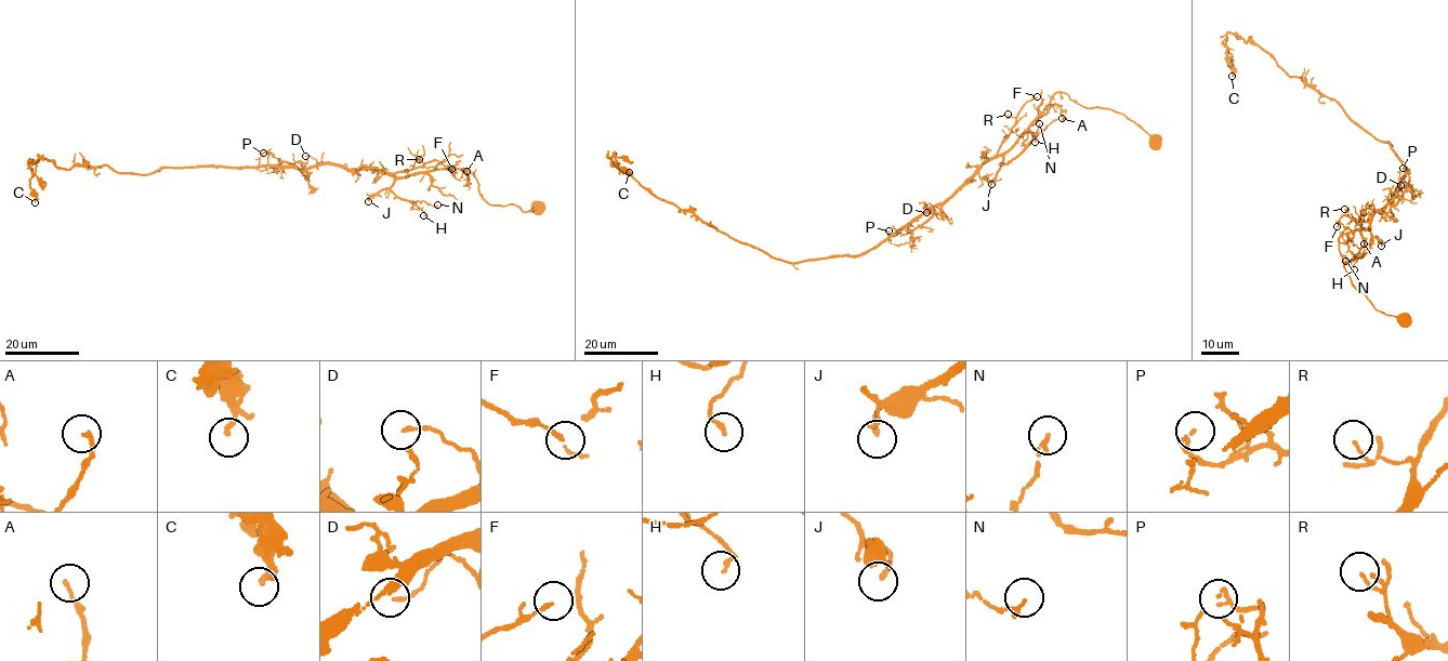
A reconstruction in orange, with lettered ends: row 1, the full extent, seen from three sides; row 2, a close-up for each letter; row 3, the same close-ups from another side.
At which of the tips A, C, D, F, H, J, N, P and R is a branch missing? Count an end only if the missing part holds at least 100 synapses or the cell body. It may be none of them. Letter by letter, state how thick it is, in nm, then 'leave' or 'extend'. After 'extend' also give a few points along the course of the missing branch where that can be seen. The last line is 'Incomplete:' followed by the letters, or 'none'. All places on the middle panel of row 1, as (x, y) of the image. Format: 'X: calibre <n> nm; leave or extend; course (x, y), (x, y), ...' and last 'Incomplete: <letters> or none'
A: calibre 130 nm; leave
C: calibre 130 nm; leave
D: calibre 130 nm; leave
F: calibre 130 nm; leave
H: calibre 130 nm; leave
J: calibre 150 nm; leave
N: calibre 160 nm; leave
P: calibre 110 nm; leave
R: calibre 110 nm; leave
Incomplete: none

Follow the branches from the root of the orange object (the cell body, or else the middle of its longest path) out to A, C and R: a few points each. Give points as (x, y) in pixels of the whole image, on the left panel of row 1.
A: (539, 207), (524, 212), (512, 205), (491, 206), (476, 177), (462, 169), (464, 185), (466, 171)
C: (539, 207), (491, 206), (463, 168), (402, 177), (324, 164), (140, 175), (42, 158), (27, 163), (35, 202)
R: (539, 207), (524, 212), (512, 205), (491, 206), (466, 169), (392, 174), (424, 164), (419, 159)

